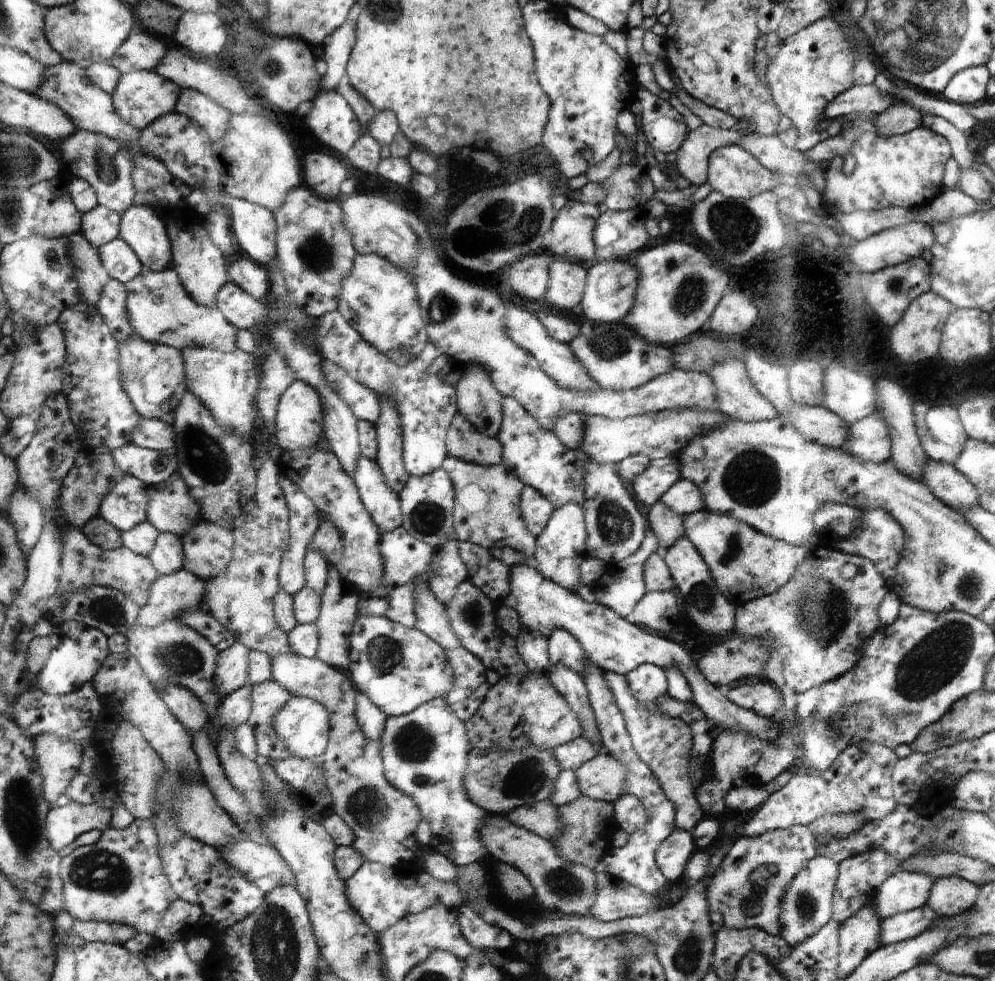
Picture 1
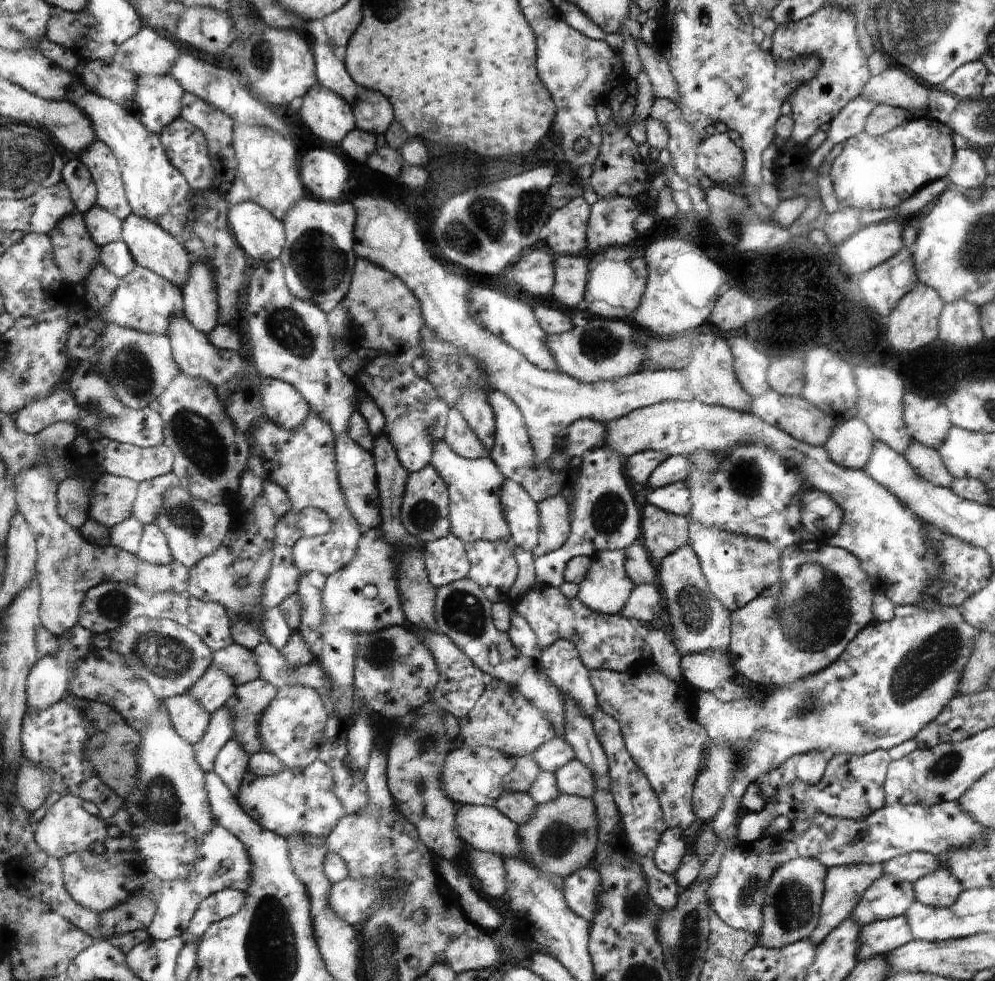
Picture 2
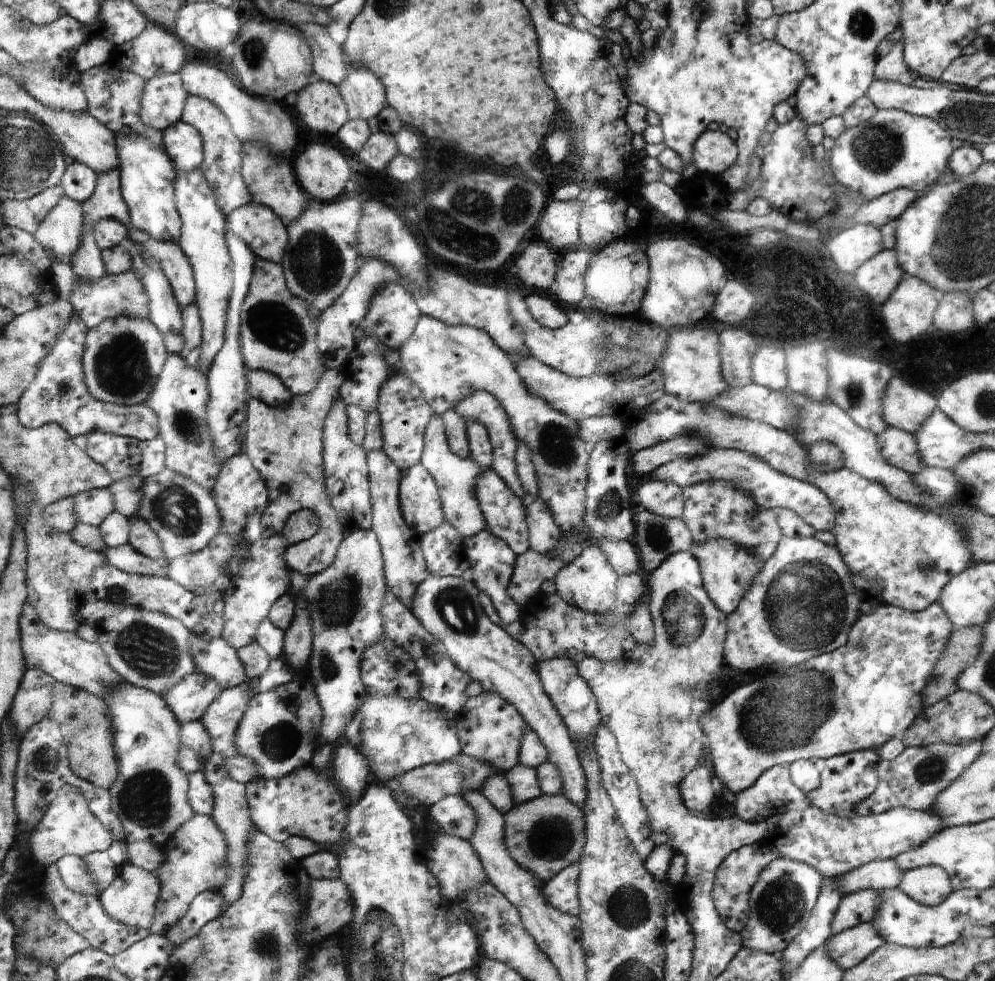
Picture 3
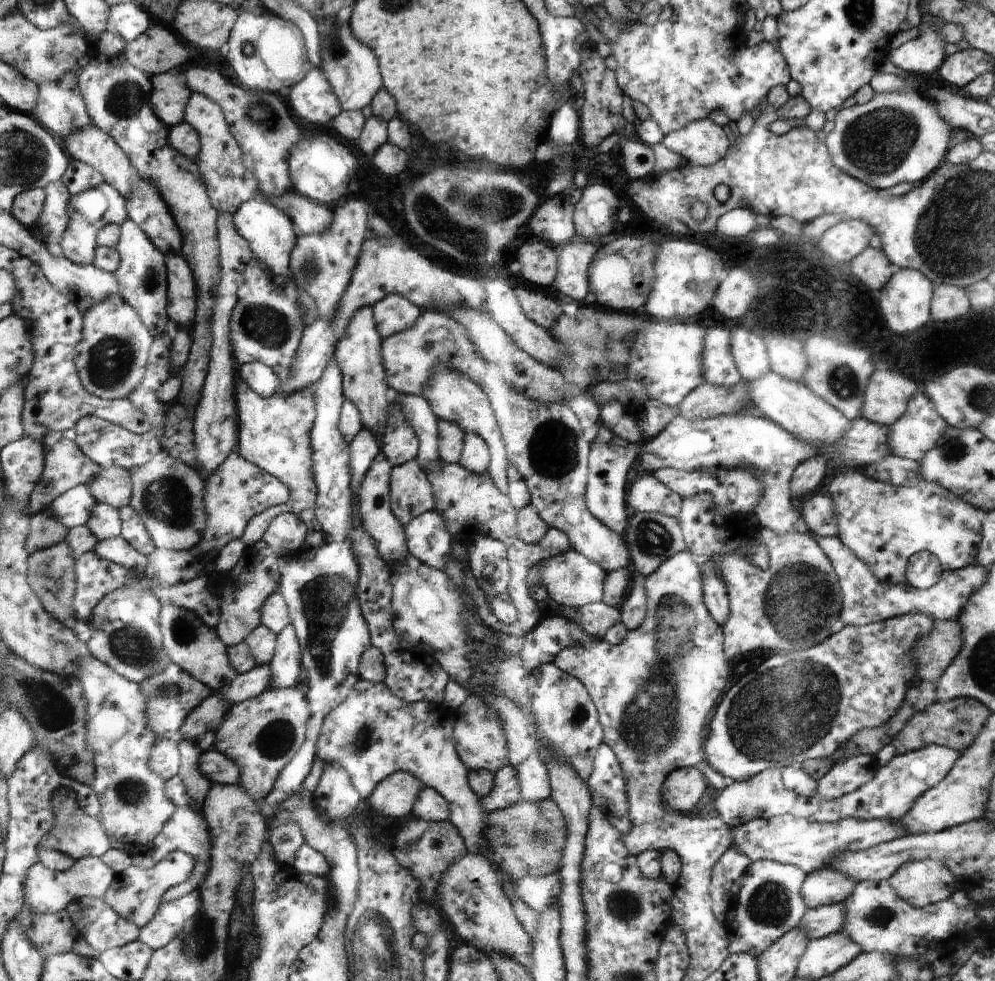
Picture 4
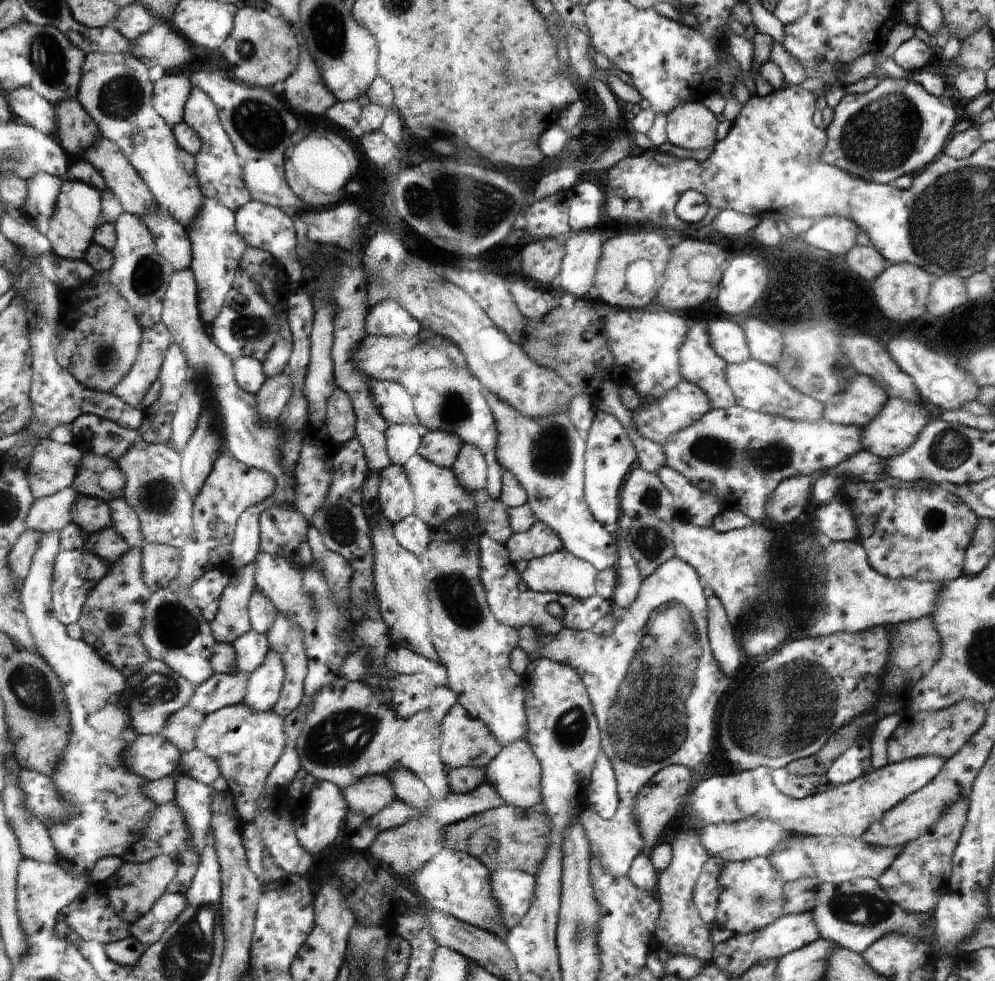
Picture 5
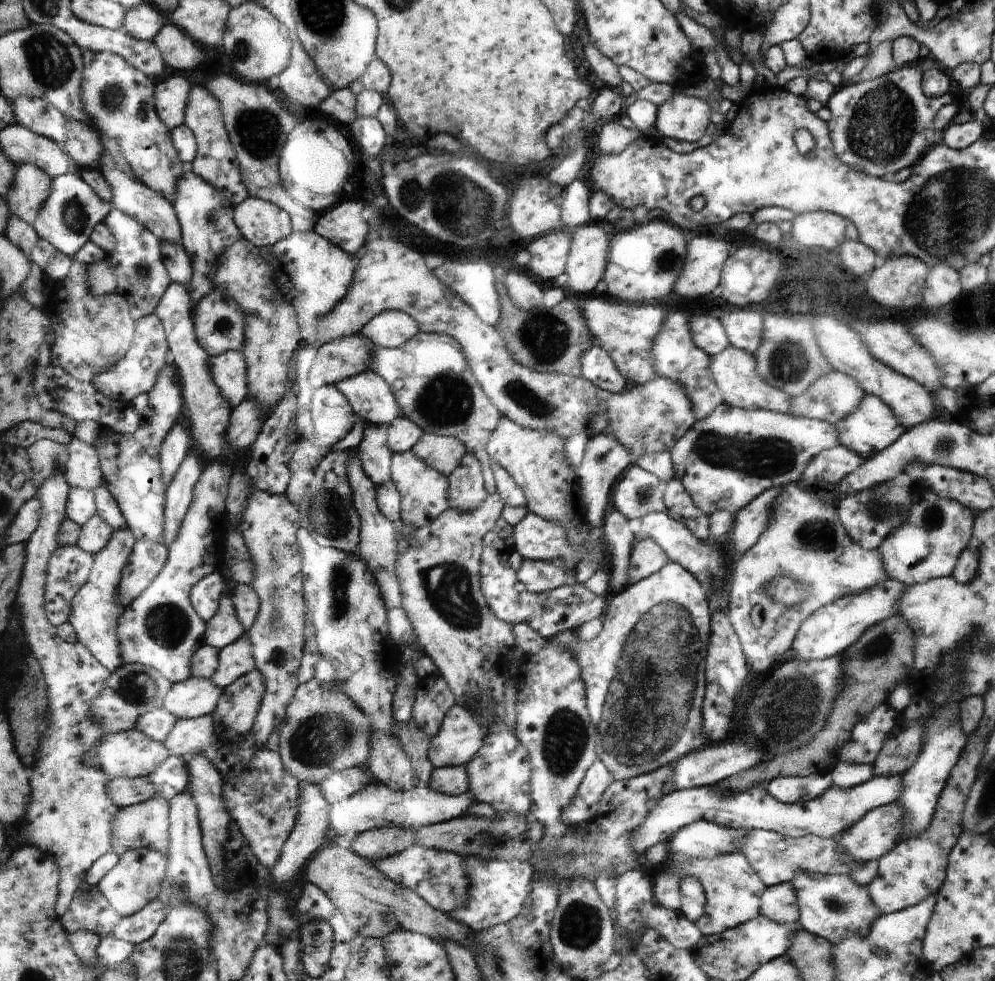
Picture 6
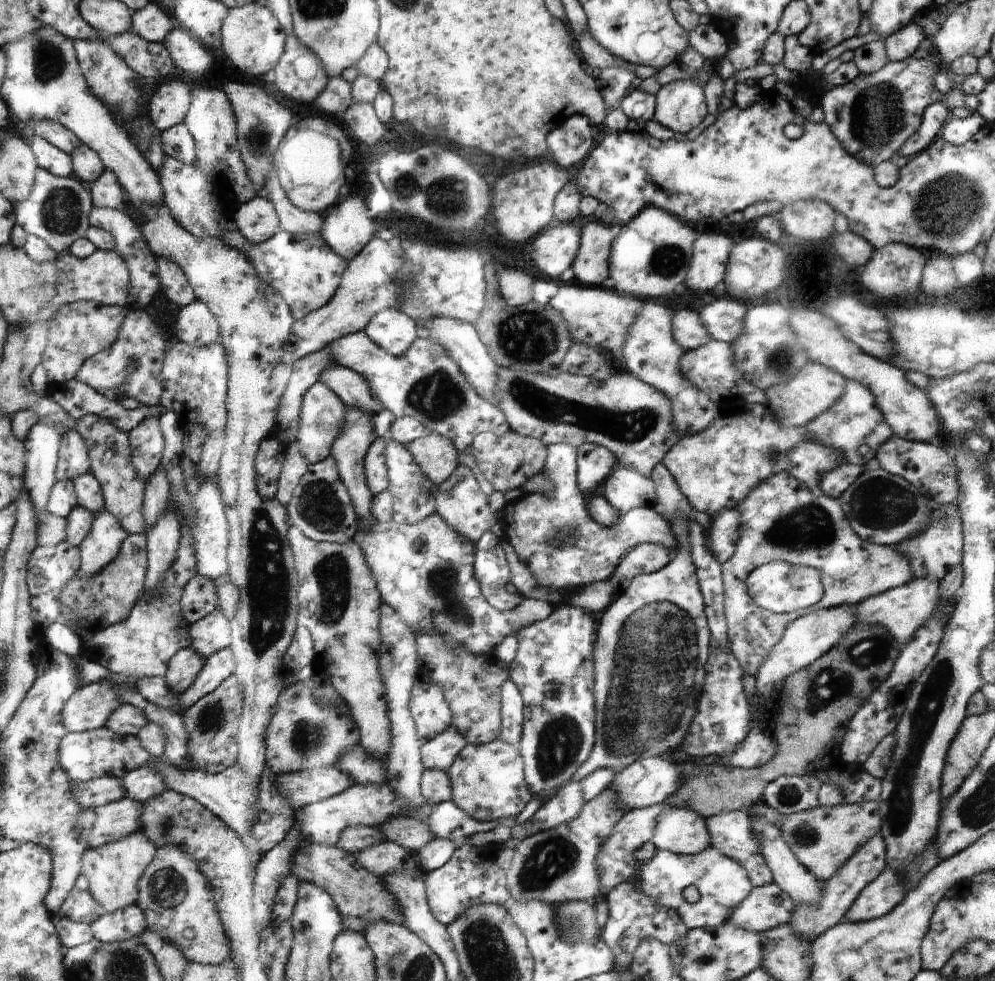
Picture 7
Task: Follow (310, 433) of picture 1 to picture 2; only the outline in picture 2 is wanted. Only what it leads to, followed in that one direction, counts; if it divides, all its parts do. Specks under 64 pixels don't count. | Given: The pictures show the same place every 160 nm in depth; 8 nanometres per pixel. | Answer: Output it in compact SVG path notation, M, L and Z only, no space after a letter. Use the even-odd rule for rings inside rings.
M261 378L260 396L264 419L287 431L296 431L312 413L301 391L280 379Z

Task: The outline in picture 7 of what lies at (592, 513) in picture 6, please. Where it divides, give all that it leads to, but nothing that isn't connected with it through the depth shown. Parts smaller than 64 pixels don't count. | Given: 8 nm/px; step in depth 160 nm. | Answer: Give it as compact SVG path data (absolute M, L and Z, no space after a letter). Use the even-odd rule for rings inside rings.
M585 443L584 445L580 445L578 447L577 454L577 482L578 486L582 490L583 494L588 492L588 495L585 495L586 498L590 495L590 492L594 492L604 480L608 480L610 476L610 472L612 472L612 468L614 468L614 462L616 462L616 455L613 451L608 450L605 446L598 446L592 443Z

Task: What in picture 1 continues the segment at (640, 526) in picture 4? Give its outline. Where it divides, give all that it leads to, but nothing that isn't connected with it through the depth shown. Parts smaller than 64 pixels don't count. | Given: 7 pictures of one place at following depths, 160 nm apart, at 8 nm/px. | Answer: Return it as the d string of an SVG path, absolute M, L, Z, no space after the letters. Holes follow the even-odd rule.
M655 502L648 512L648 518L662 554L685 536L684 516L666 506L665 502Z

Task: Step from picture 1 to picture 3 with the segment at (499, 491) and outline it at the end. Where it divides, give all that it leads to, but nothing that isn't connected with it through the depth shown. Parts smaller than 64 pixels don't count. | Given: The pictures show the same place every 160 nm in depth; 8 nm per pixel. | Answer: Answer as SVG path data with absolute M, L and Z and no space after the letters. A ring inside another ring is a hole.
M434 414L433 420L429 422L425 430L425 448L421 454L420 464L429 470L440 488L445 521L453 526L462 538L473 537L475 534L488 530L488 520L477 499L477 482L481 480L482 473L485 473L488 468L479 466L472 457L463 459L453 451L449 446L441 415Z

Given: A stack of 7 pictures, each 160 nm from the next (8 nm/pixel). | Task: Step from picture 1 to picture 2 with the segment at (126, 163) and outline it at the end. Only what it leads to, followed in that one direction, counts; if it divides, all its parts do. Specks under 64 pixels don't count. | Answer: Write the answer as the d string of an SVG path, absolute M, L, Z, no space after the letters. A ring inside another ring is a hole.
M98 140L81 159L90 167L99 186L98 205L124 220L132 212L132 204L125 194L124 179L120 178L121 165L112 152L104 141Z

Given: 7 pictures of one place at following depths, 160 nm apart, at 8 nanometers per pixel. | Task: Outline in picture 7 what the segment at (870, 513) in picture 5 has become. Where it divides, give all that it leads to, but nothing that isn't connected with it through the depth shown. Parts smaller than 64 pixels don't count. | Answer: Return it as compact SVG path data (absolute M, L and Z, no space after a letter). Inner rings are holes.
M958 504L934 507L929 518L928 529L905 538L896 545L896 550L912 564L913 579L930 577L936 581L943 579L964 560L964 523Z

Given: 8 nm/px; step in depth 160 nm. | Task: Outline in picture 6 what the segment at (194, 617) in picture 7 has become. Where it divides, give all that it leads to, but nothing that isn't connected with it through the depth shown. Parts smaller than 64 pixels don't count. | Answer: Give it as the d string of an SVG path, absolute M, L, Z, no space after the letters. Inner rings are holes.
M219 568L199 580L191 588L190 602L200 619L207 621L216 614L220 606L220 599L226 590L227 582Z

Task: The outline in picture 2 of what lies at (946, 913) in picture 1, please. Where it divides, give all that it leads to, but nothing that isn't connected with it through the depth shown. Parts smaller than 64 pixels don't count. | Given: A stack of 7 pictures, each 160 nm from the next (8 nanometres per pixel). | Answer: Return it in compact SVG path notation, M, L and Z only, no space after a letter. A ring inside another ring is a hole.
M946 868L919 878L913 886L918 902L934 908L952 906L965 890L956 875Z

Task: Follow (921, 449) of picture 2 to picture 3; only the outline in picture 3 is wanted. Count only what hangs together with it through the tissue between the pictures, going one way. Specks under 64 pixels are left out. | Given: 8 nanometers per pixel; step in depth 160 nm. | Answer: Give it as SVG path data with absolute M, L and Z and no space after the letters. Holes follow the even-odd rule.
M888 427L882 434L877 435L882 454L894 466L917 475L924 466L917 447L917 439L909 432Z

